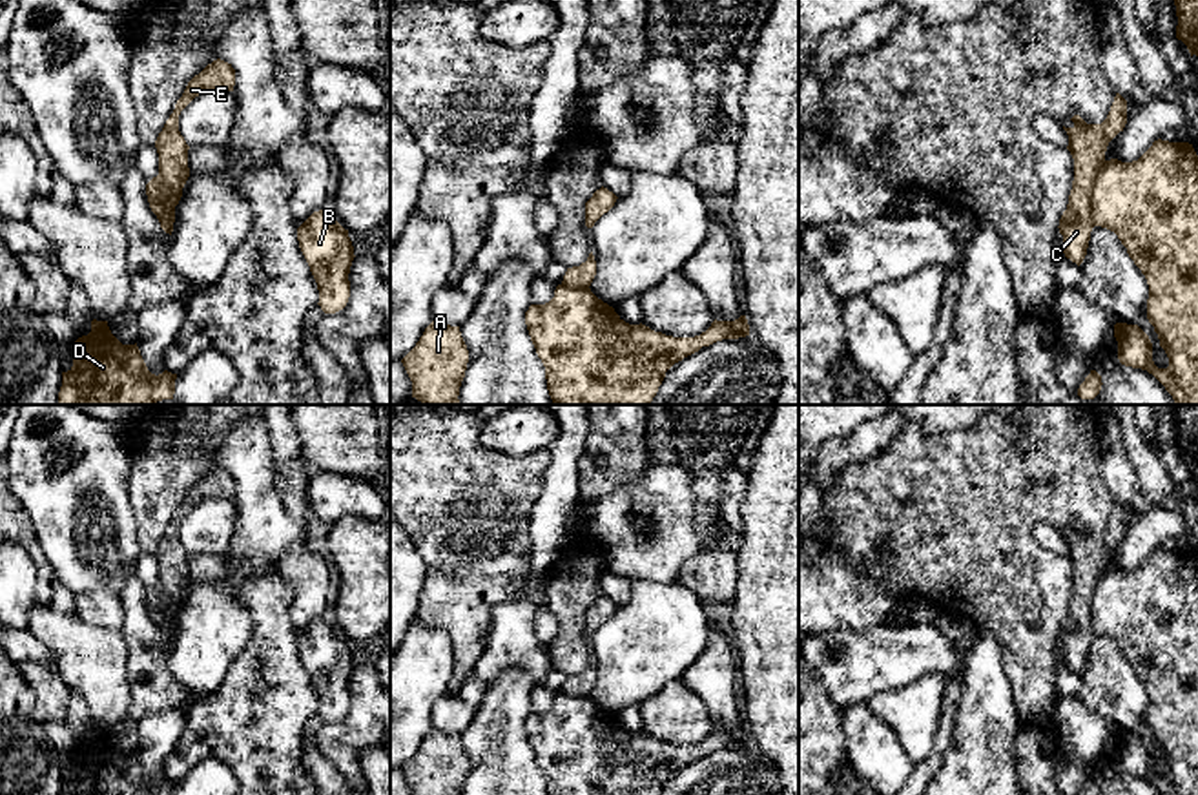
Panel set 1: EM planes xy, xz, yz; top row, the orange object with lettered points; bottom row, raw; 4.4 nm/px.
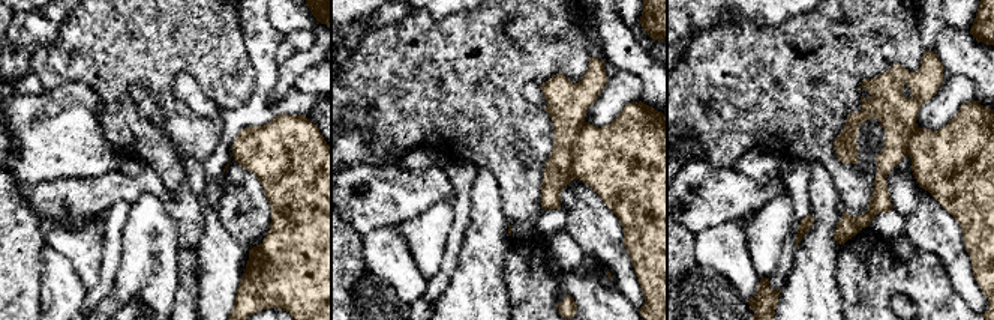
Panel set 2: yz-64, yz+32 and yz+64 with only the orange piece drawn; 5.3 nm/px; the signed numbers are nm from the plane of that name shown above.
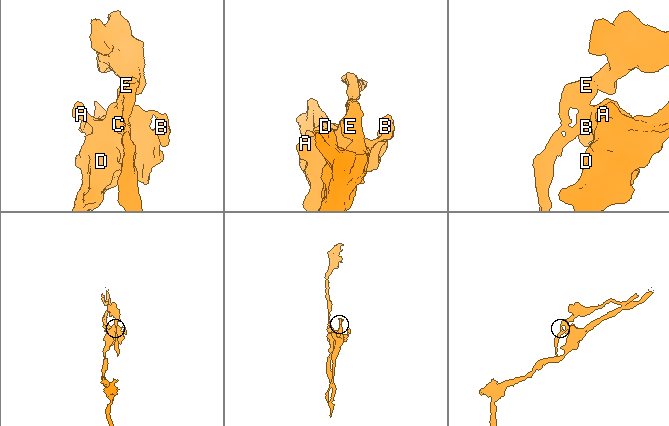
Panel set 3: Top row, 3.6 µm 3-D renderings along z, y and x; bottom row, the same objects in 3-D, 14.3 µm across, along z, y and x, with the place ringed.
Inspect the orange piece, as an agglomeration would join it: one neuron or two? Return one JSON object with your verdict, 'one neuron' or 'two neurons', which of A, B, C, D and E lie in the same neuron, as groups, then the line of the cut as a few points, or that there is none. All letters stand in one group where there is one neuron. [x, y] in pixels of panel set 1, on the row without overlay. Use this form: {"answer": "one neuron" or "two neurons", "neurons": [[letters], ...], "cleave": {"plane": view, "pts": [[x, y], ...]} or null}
{"answer": "two neurons", "neurons": [["A", "B", "D"], ["C", "E"]], "cleave": {"plane": "yz", "pts": [[1104, 567], [1091, 593], [1091, 629], [1094, 633]]}}

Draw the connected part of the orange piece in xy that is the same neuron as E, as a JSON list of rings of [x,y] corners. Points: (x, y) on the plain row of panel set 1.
[[[217,467],[208,472],[199,483],[195,483],[182,505],[177,509],[173,521],[166,529],[162,540],[155,549],[159,562],[159,582],[166,594],[186,593],[190,585],[188,576],[188,558],[184,545],[179,540],[179,523],[181,520],[199,503],[206,500],[233,500],[235,494],[235,478],[232,472]]]

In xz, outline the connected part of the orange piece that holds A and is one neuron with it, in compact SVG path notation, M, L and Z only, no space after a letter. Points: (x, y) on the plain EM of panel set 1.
M434 728L401 771L412 795L461 795L469 759L460 735Z

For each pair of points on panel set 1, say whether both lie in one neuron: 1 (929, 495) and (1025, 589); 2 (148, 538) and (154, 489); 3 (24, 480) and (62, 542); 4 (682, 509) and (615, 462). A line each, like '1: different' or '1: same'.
1: same
2: same
3: same
4: different

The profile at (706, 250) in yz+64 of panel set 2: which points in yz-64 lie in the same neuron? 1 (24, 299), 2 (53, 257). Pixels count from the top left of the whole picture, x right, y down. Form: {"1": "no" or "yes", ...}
{"1": "no", "2": "yes"}

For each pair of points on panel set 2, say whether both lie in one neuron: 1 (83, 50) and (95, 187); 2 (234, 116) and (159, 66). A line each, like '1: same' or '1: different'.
1: different
2: different

